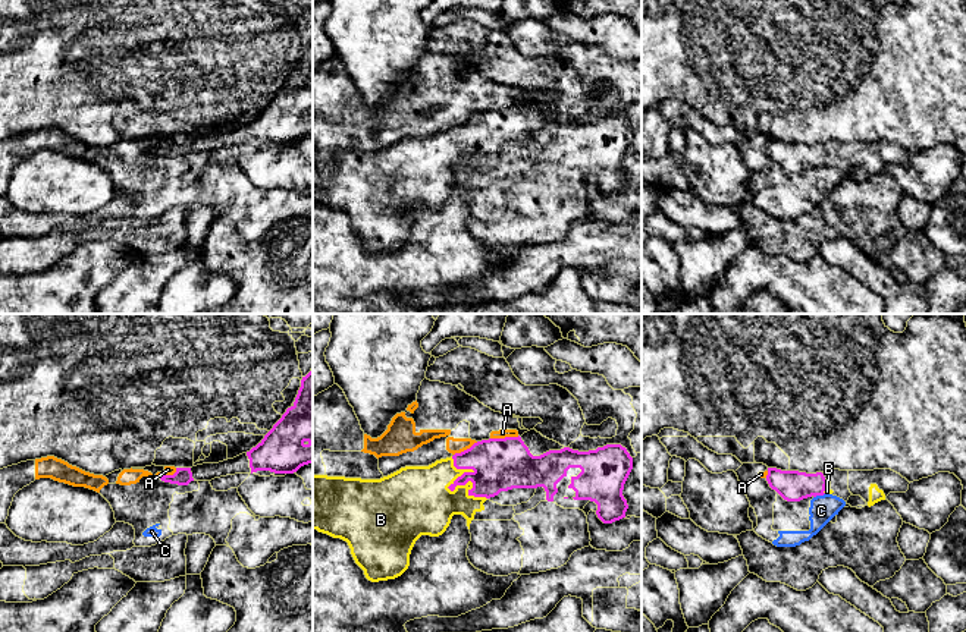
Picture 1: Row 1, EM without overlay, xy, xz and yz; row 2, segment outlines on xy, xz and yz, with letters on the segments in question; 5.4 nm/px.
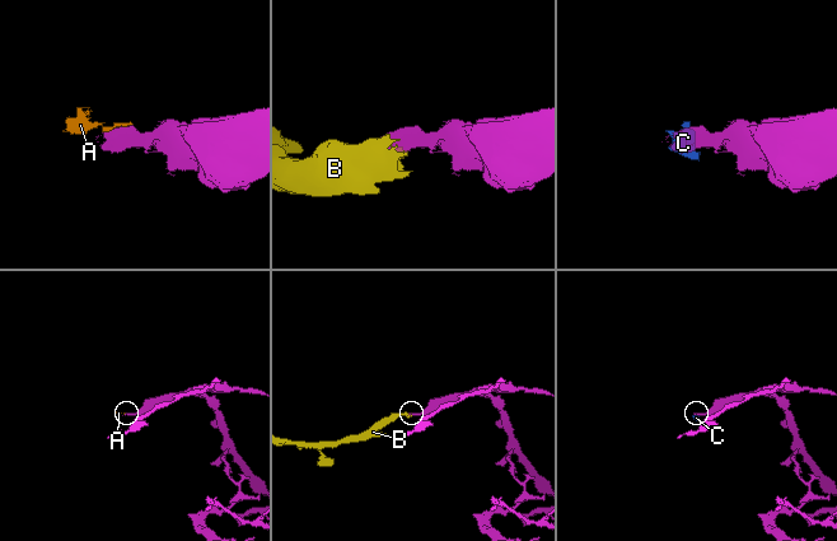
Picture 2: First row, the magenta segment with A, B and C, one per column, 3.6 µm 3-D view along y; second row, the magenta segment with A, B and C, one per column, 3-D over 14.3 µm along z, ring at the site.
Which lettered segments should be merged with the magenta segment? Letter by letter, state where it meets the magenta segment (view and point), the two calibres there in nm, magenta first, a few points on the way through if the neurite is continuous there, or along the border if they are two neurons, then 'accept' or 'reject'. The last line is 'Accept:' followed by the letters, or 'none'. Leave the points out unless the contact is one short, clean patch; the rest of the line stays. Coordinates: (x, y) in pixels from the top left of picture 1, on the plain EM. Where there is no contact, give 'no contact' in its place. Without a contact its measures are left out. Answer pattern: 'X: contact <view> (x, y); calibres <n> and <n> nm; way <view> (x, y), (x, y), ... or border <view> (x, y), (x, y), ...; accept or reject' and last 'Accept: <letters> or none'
A: contact xz (505, 109); calibres 280 and 50 nm; border xz (518, 107), (491, 110); reject
B: contact xz (457, 156); calibres 280 and 380 nm; accept
C: contact yz (818, 166); calibres 170 and 150 nm; border yz (824, 164), (814, 169); reject
Accept: B

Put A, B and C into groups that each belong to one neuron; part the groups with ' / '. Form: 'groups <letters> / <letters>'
groups A C / B

